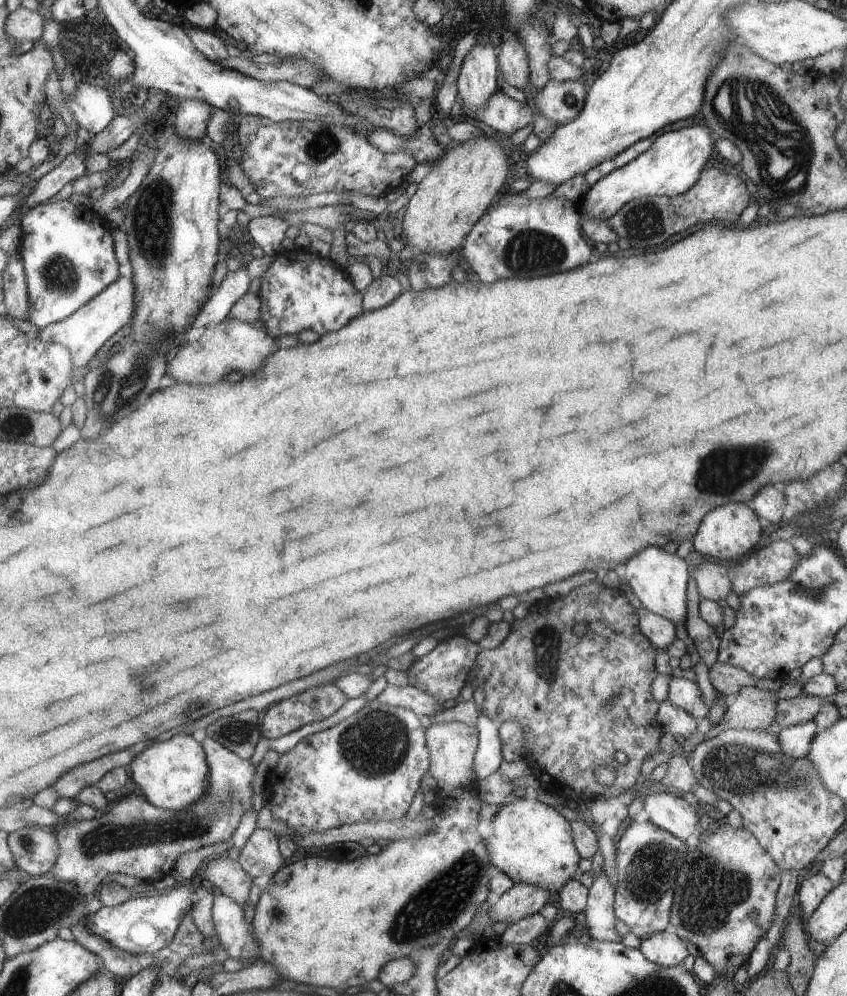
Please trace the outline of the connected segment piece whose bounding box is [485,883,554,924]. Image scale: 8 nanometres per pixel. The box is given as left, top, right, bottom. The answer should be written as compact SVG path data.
M515 883L498 902L485 909L493 922L514 924L530 915L536 914L554 895L543 888L528 883Z

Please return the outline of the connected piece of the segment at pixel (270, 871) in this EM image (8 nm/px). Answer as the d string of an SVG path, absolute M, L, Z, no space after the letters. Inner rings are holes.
M257 828L248 839L244 849L233 853L240 868L252 878L268 878L276 875L284 866L277 833Z

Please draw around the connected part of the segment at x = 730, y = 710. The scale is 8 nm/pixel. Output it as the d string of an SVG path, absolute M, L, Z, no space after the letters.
M742 687L740 692L727 702L727 710L723 715L726 723L716 728L716 734L728 729L747 731L777 729L775 722L777 700L774 692L758 687Z

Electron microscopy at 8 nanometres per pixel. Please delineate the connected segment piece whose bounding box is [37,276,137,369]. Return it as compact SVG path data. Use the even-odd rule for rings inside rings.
M122 277L116 283L105 288L96 298L90 300L81 309L73 312L64 320L49 324L48 327L40 329L37 337L47 343L64 345L72 353L75 368L82 368L88 364L88 360L100 350L100 346L108 340L112 334L116 334L120 326L131 324L133 314L136 312L137 304L135 284L131 278Z

